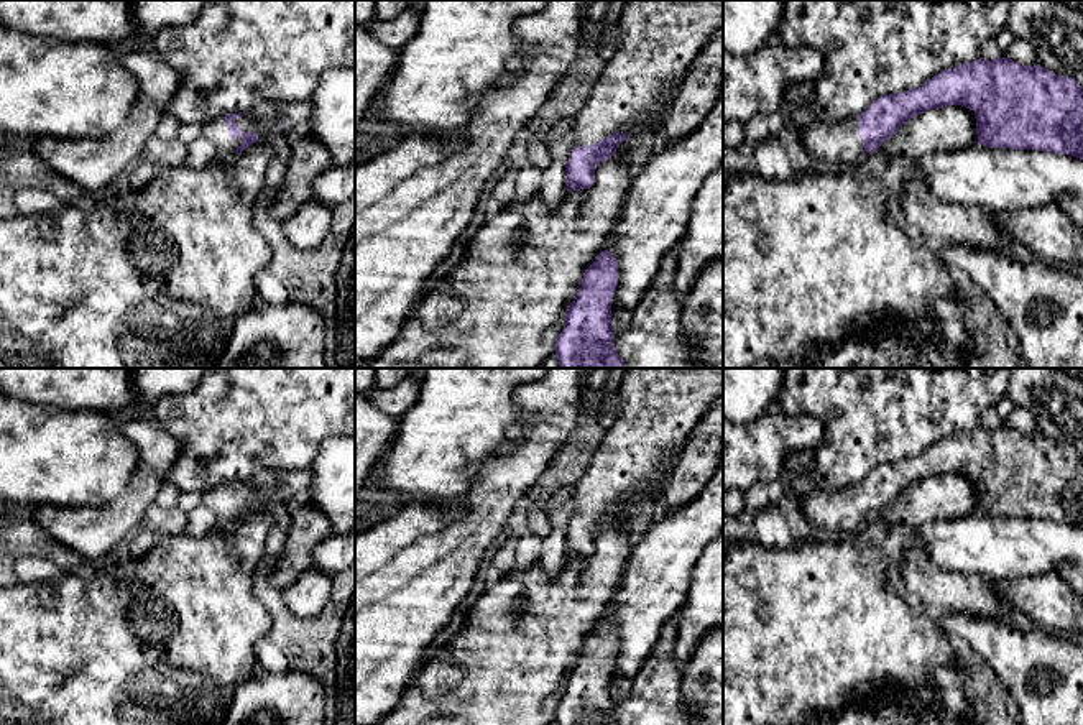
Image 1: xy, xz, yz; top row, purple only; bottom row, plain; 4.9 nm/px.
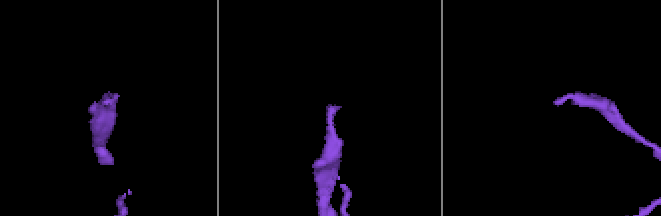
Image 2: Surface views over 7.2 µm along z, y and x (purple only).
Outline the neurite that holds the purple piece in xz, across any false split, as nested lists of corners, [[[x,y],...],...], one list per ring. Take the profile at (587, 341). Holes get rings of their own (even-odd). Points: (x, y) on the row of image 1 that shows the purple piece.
[[[603,250],[585,270],[577,298],[555,339],[560,368],[628,368],[616,352],[611,321],[613,294],[618,286],[618,261]]]

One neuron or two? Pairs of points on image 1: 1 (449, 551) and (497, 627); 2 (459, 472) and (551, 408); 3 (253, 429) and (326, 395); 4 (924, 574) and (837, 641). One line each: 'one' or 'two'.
1: two
2: two
3: one
4: two

